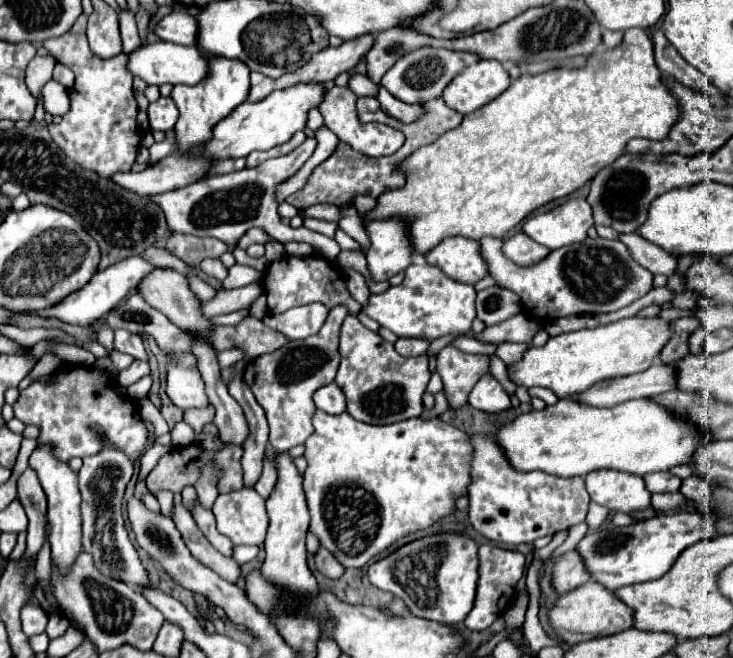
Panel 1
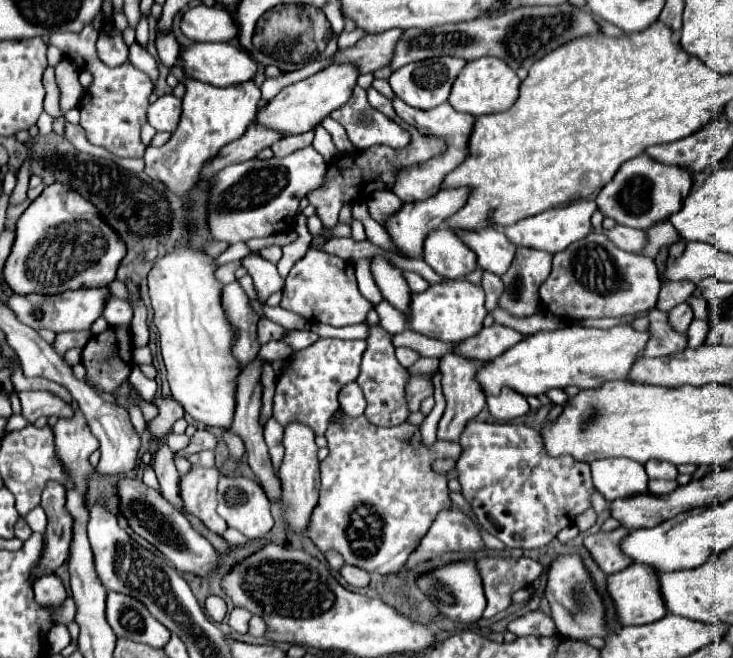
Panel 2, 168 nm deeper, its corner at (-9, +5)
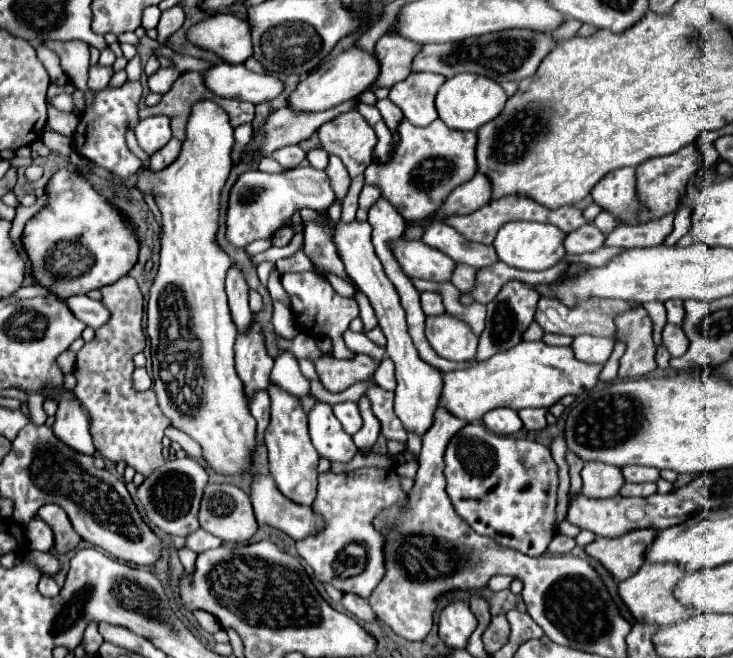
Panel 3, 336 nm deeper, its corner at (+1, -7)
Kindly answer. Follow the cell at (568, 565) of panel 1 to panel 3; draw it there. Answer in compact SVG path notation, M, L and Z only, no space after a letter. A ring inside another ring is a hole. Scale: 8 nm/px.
M633 530L621 538L595 538L585 546L585 552L599 560L603 568L621 582L643 566L641 552L645 552L645 544L649 544L653 536L655 530Z

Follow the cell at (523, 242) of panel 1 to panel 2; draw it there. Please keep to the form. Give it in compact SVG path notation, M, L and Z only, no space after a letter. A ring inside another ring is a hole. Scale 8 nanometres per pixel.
M517 248L511 268L501 276L503 296L499 308L515 318L533 316L539 310L539 286L551 272L551 256L541 250Z

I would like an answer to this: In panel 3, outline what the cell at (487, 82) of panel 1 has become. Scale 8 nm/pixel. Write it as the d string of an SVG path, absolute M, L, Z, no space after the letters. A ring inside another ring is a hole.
M457 74L449 78L437 92L435 106L439 112L439 118L453 130L477 130L479 126L491 122L501 114L505 108L507 94L505 90L491 78L479 76L479 74Z

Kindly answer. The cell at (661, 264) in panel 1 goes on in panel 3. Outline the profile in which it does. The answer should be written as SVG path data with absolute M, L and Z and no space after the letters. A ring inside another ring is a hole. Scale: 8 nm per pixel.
M585 224L575 232L569 232L565 238L565 250L567 254L585 254L585 252L595 252L599 248L603 248L605 236L603 232L593 226L593 224Z

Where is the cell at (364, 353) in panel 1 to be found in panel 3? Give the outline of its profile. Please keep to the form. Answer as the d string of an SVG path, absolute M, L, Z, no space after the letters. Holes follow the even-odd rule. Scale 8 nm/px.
M361 396L361 400L359 400L359 412L363 416L363 426L361 426L359 432L353 434L353 442L357 444L359 450L369 450L377 442L377 436L381 434L381 422L373 414L371 402L369 402L367 396Z

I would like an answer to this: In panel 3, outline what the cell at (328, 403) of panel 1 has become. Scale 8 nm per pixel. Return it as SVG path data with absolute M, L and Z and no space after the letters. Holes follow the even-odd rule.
M339 402L333 406L333 412L335 412L337 420L343 424L343 430L349 434L355 434L363 424L359 408L355 402Z

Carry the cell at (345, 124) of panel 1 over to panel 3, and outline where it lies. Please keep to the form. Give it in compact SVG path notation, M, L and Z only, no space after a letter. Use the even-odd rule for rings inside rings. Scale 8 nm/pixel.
M357 108L349 110L349 112L343 112L339 114L337 118L325 122L319 130L319 140L321 140L321 148L325 148L329 154L335 154L343 160L343 164L347 166L349 170L349 176L351 176L351 186L349 186L349 192L347 196L343 198L343 216L341 216L341 222L343 224L349 224L355 220L355 212L357 212L357 198L359 198L359 192L363 188L363 176L361 172L373 162L373 148L377 144L377 134L375 130L367 124L367 120L357 112Z

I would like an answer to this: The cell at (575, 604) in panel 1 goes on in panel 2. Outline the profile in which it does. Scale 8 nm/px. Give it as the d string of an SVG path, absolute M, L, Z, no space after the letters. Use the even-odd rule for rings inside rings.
M631 564L629 568L611 574L607 586L623 626L649 624L667 614L663 596L659 596L659 576L655 576L651 568Z

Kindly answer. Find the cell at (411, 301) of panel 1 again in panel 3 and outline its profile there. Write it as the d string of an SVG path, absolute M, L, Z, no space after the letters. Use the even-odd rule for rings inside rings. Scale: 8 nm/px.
M449 312L425 318L425 336L431 348L447 360L471 360L477 352L479 338L471 332L471 326Z

